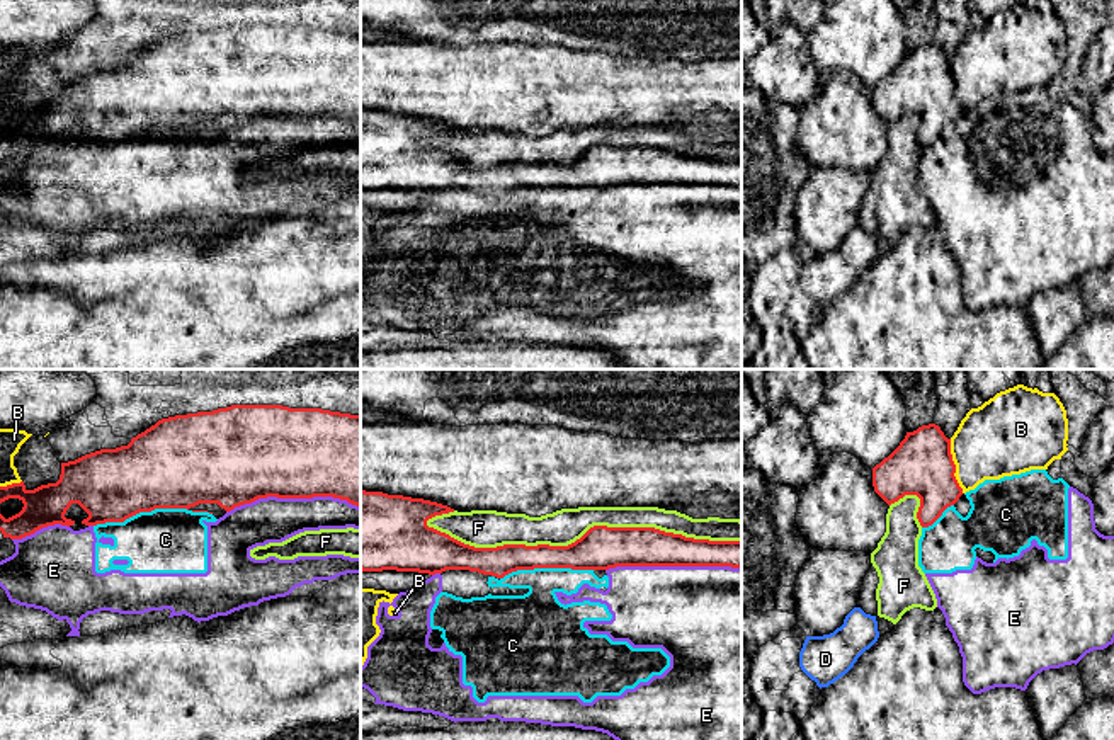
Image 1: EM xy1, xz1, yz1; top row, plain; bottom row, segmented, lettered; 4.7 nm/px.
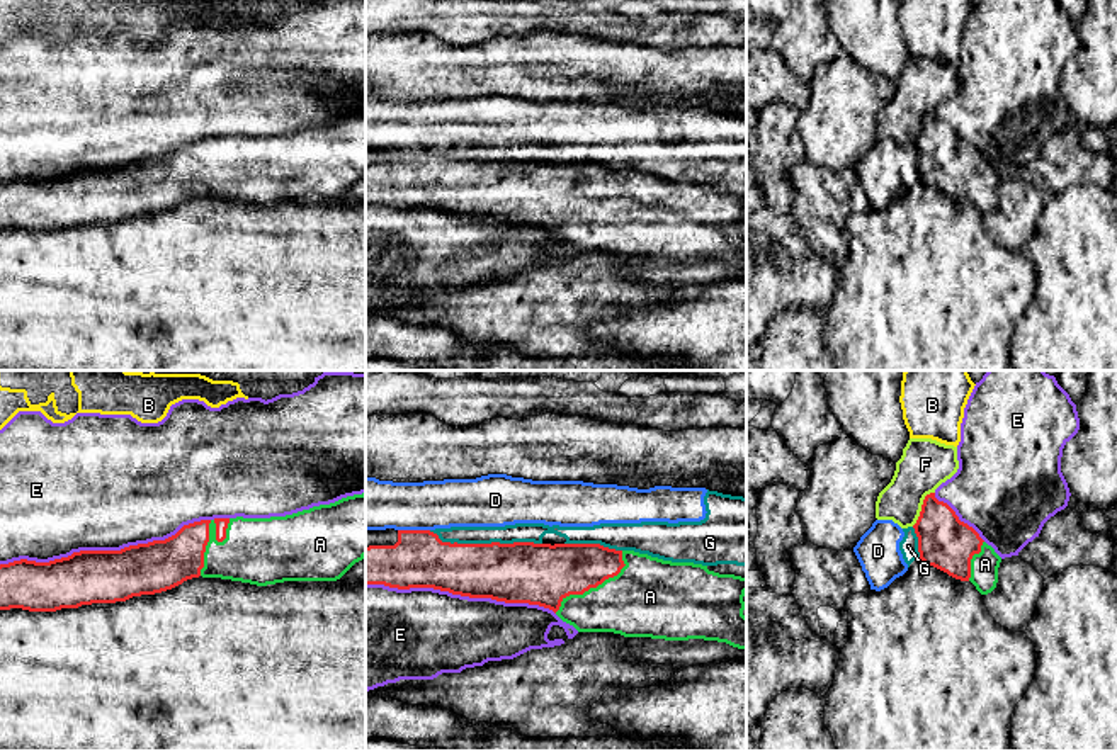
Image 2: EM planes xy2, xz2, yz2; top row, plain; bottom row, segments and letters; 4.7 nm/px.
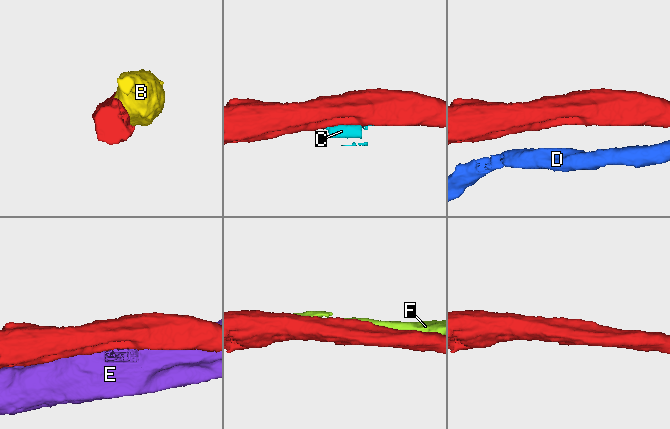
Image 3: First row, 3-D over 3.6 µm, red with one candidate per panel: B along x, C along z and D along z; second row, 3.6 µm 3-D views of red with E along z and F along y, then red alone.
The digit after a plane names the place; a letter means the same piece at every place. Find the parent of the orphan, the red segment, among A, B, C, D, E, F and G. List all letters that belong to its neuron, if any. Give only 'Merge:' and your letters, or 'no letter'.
Merge: A

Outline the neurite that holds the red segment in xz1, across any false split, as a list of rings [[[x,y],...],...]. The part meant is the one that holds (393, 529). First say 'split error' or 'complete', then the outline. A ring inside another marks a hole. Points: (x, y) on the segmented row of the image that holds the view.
complete; [[[361,488],[361,570],[362,572],[418,572],[442,573],[446,570],[469,570],[503,578],[517,570],[571,568],[609,570],[616,566],[731,566],[742,568],[742,541],[694,539],[655,527],[607,527],[594,526],[568,546],[503,544],[475,548],[446,532],[427,526],[427,521],[454,512],[454,509],[403,495],[366,492]]]

